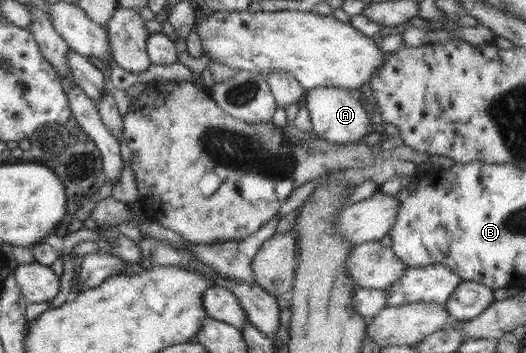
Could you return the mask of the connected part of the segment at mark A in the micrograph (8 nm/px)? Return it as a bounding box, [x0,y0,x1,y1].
[303,87,373,144]

